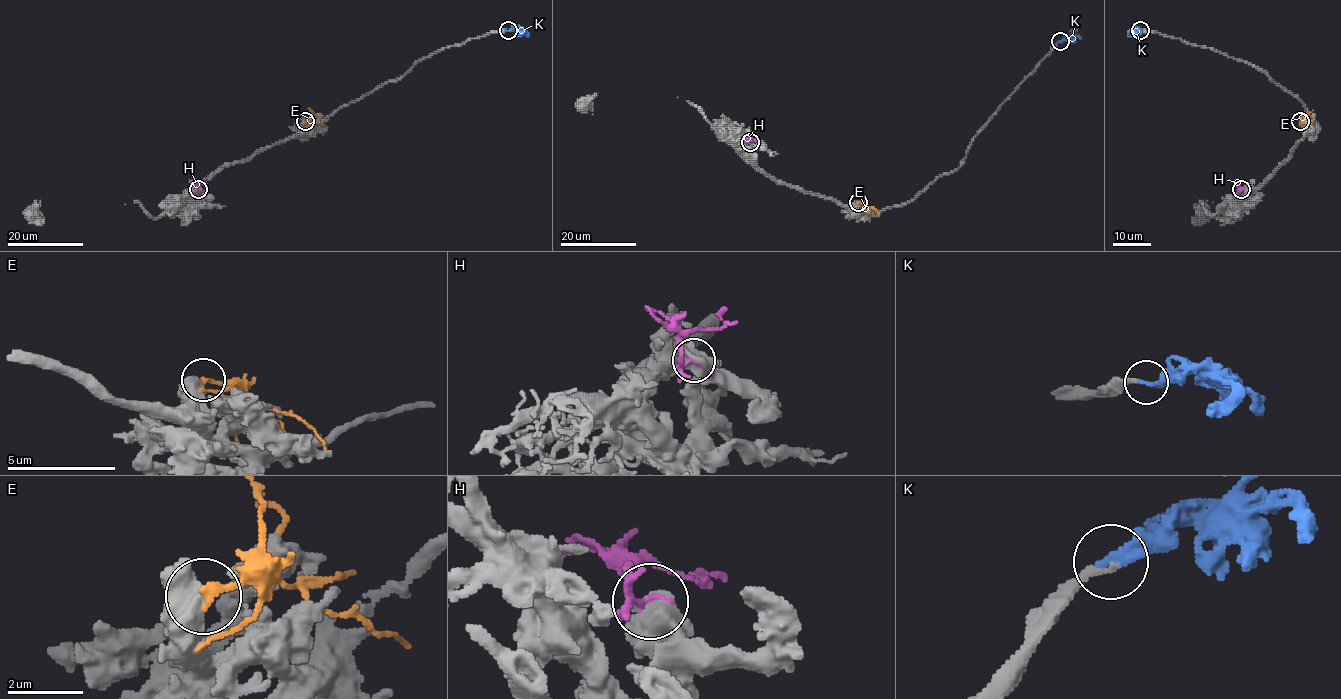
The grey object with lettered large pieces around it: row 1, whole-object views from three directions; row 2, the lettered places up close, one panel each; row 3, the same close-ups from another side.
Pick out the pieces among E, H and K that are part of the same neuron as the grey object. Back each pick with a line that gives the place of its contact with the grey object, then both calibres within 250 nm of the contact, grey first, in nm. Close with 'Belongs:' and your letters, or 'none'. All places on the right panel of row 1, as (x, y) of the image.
K: contact (1140, 30); calibres 200 and 280 nm
Belongs: K

